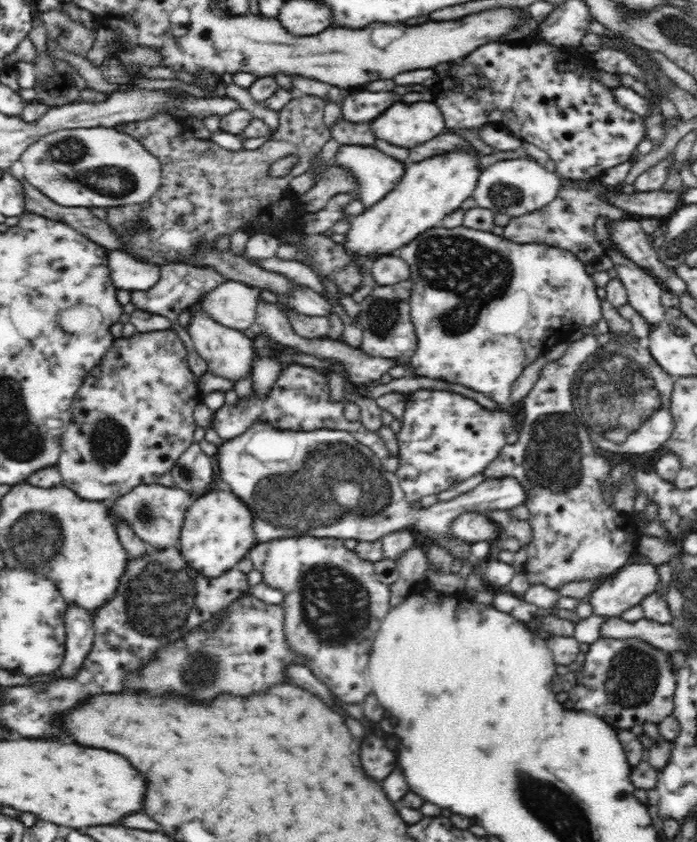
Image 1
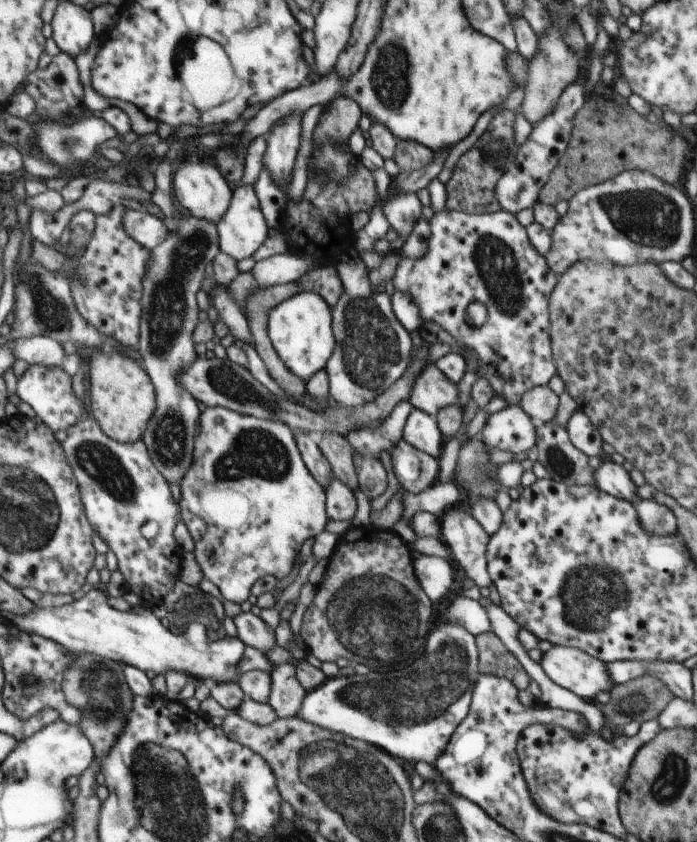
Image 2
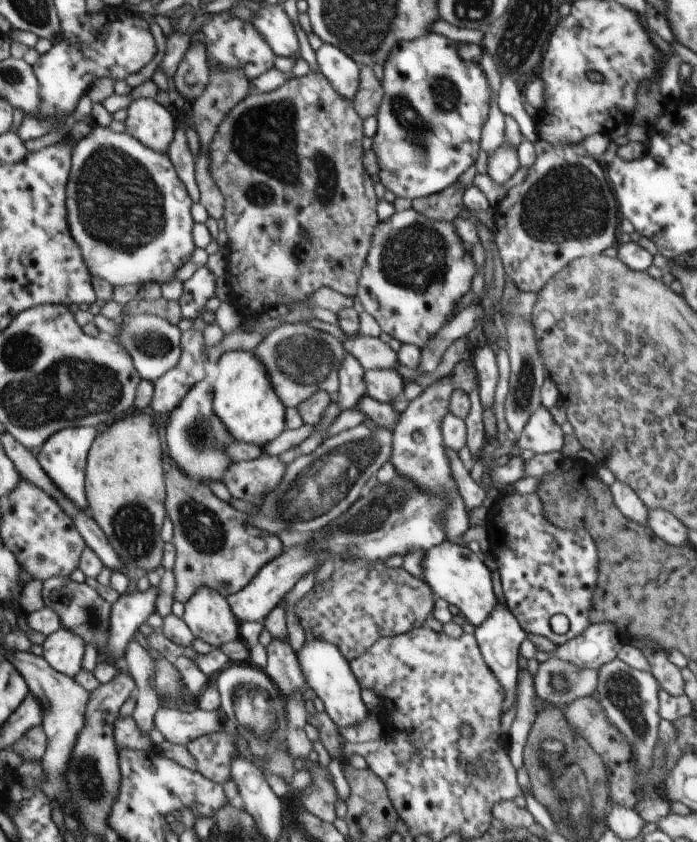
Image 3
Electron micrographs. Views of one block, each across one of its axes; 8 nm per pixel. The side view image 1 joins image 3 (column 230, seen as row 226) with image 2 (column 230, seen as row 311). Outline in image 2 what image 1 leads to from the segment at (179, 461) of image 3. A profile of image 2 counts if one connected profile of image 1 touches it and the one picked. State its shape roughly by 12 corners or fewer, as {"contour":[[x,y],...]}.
{"contour":[[206,407],[181,516],[241,604],[325,530],[281,422]]}

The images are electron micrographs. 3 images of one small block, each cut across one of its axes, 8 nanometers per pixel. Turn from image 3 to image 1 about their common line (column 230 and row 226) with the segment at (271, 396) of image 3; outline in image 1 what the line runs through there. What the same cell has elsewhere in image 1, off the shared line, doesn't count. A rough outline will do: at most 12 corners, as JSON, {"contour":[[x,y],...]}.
{"contour":[[478,158],[409,162],[350,221],[351,257],[394,255],[473,196]]}

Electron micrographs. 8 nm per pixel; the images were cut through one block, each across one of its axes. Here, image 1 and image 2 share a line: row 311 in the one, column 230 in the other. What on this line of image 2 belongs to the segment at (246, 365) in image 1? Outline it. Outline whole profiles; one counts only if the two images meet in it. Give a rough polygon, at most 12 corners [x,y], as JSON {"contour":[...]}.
{"contour":[[205,161],[174,164],[171,188],[192,215],[218,224],[233,204]]}

